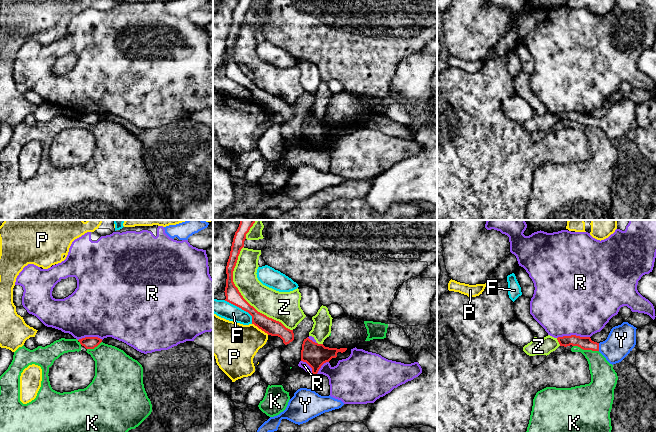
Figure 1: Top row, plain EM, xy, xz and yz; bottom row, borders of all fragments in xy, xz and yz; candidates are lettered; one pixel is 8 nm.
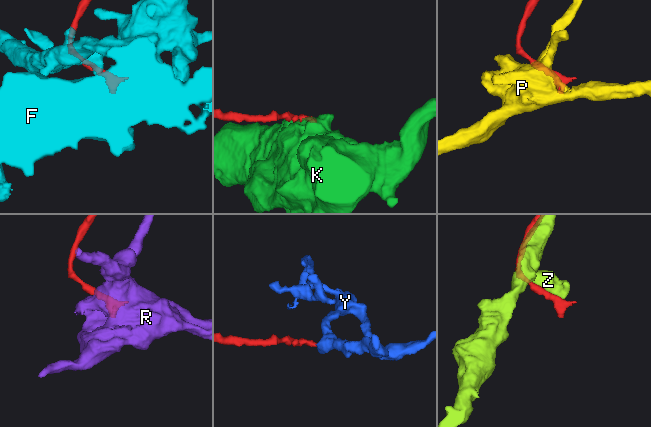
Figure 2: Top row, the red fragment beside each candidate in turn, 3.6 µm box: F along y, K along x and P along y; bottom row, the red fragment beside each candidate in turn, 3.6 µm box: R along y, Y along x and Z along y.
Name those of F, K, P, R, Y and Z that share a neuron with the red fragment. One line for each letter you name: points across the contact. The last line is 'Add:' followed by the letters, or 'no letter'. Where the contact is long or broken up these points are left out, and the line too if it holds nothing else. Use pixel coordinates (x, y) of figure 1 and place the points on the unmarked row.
Add: Y

